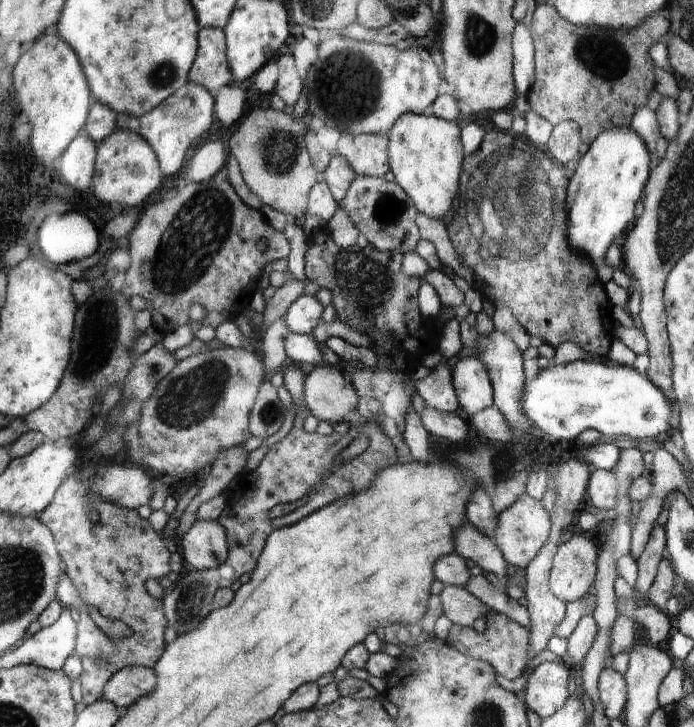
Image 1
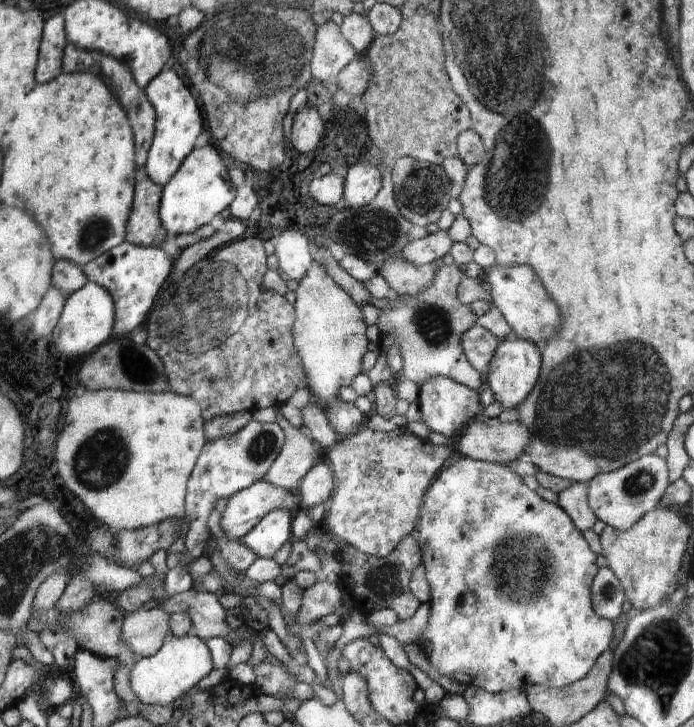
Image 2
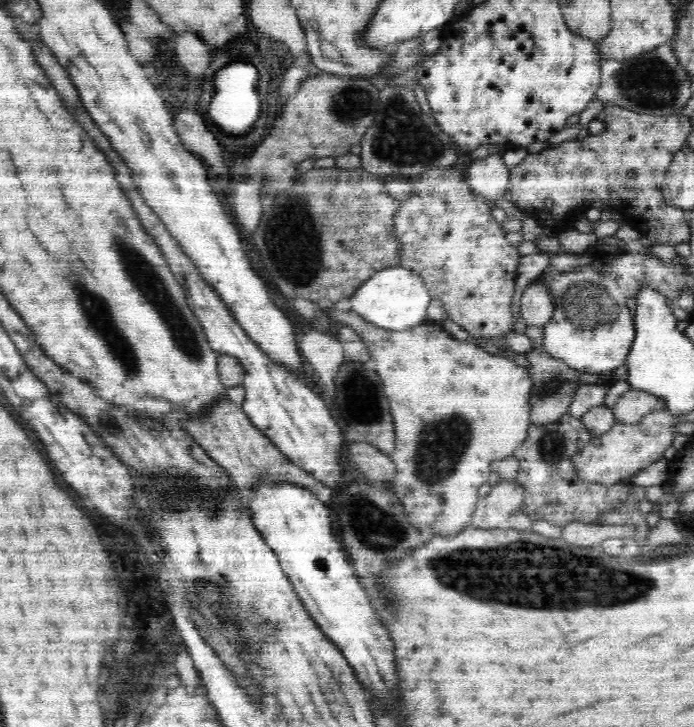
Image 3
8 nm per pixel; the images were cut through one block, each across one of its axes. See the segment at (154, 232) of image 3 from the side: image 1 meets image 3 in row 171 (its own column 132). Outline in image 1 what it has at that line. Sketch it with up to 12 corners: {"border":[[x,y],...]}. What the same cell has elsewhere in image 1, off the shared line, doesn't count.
{"border":[[186,82],[117,129],[153,146],[161,174],[178,178],[192,142],[208,132],[213,95]]}

